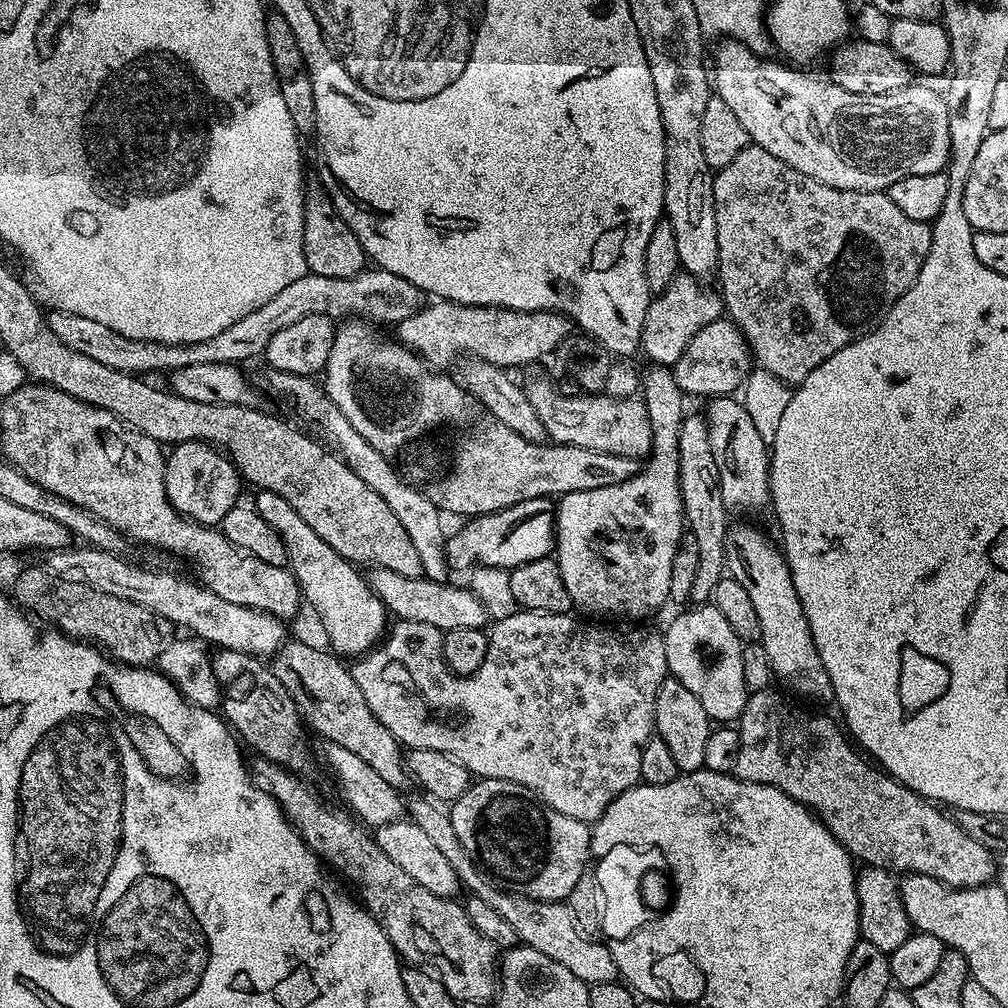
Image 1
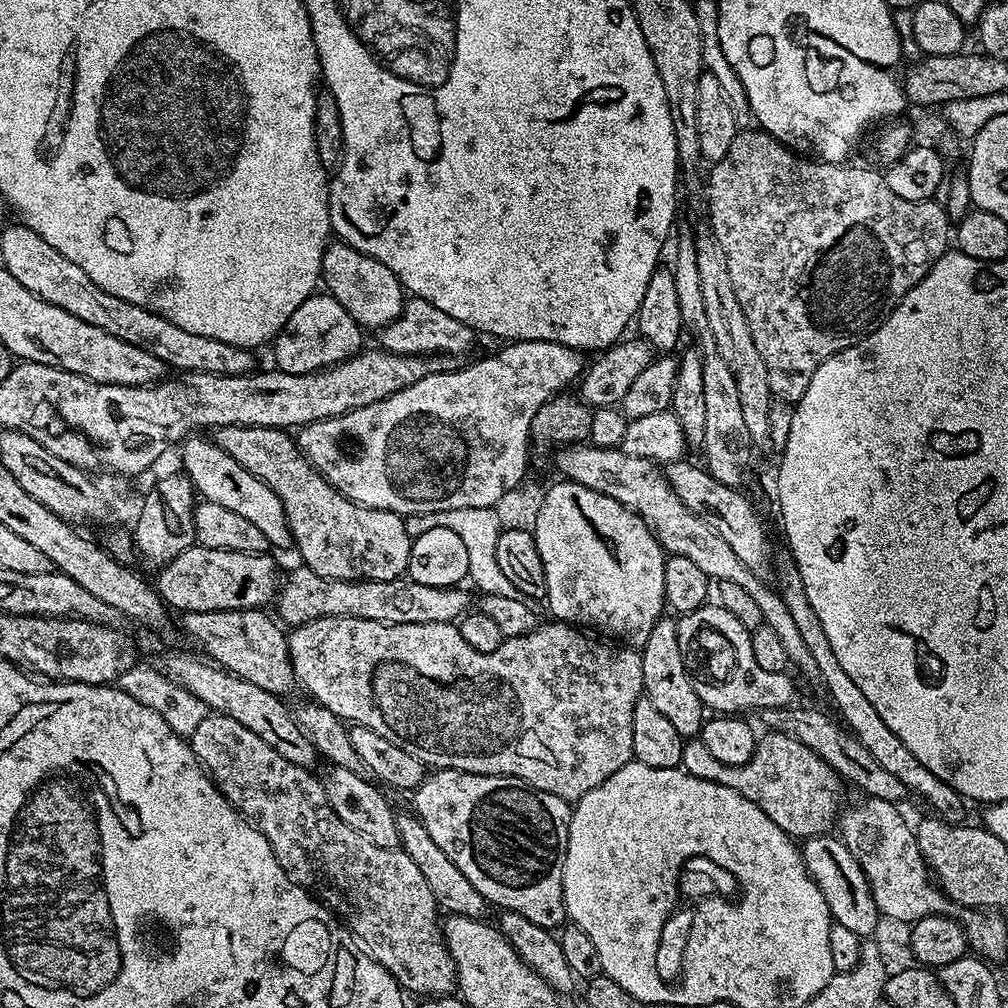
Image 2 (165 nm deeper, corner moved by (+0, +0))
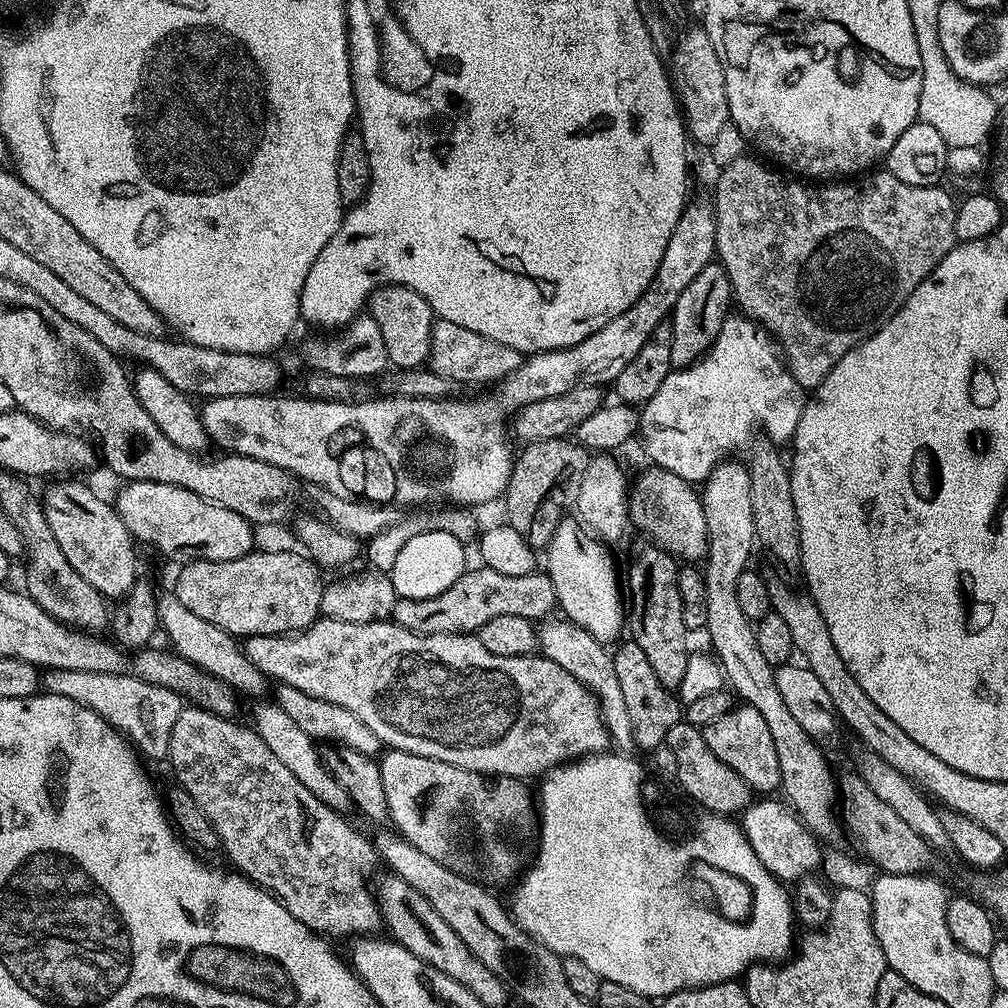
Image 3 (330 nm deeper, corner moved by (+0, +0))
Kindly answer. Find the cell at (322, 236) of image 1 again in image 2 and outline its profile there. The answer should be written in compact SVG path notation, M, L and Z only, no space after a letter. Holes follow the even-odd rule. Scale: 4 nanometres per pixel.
M343 242L329 243L324 249L322 266L320 267L322 284L327 295L332 296L338 302L342 302L342 310L350 314L360 323L361 329L379 330L386 327L390 321L396 320L406 303L406 293L400 280L382 262L354 250Z

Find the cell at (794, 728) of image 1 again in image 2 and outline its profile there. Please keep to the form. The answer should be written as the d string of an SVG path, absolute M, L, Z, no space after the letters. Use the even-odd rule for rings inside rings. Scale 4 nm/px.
M765 731L757 739L750 762L738 766L718 762L718 758L714 758L698 738L689 739L682 750L682 767L694 774L694 778L706 778L730 786L730 790L738 790L738 794L750 798L750 802L754 802L770 822L793 838L831 833L832 824L834 828L842 808L839 804L842 780L837 772L818 758L814 750L781 732Z

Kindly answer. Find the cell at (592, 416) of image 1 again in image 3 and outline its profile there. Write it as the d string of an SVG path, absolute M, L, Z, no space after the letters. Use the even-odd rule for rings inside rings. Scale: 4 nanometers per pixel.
M732 314L707 352L694 363L672 371L666 382L658 386L654 398L642 405L638 440L644 443L644 452L655 467L670 470L689 482L703 482L719 464L753 443L756 428L764 428L763 435L773 444L787 445L796 435L805 403L806 390L790 374L780 345L756 321Z

